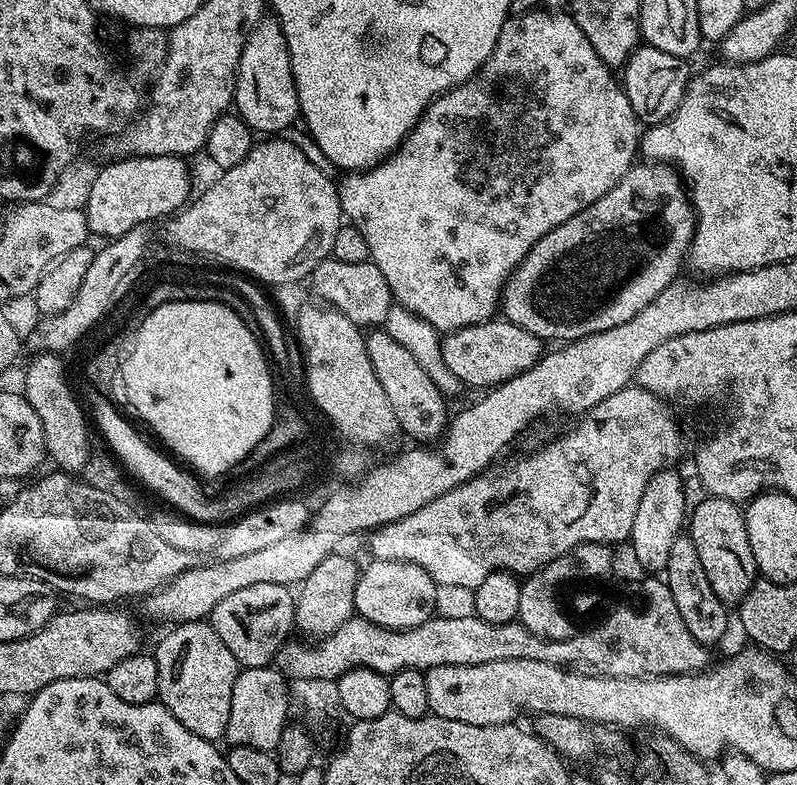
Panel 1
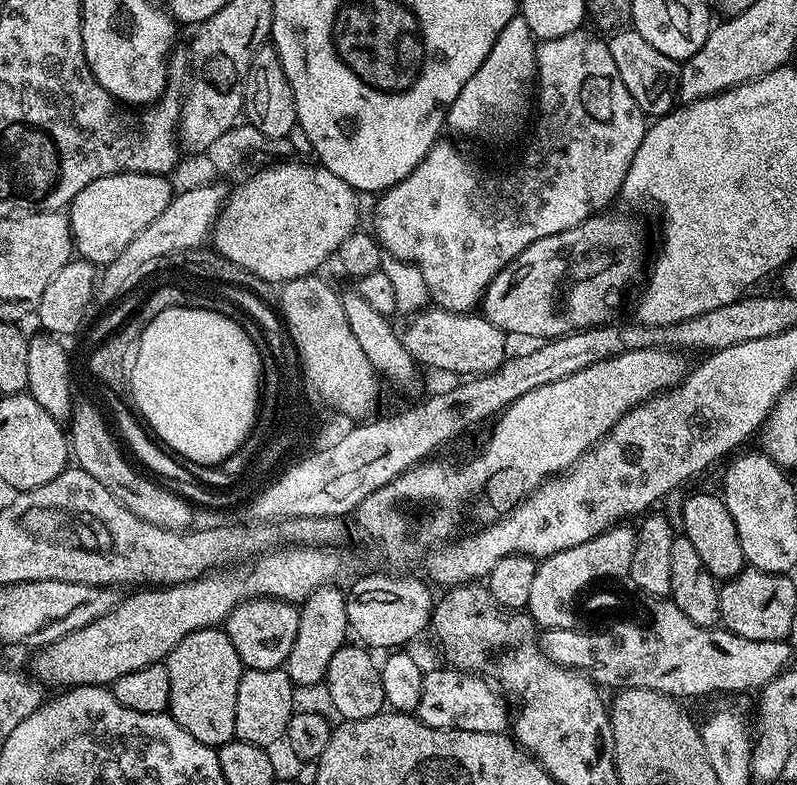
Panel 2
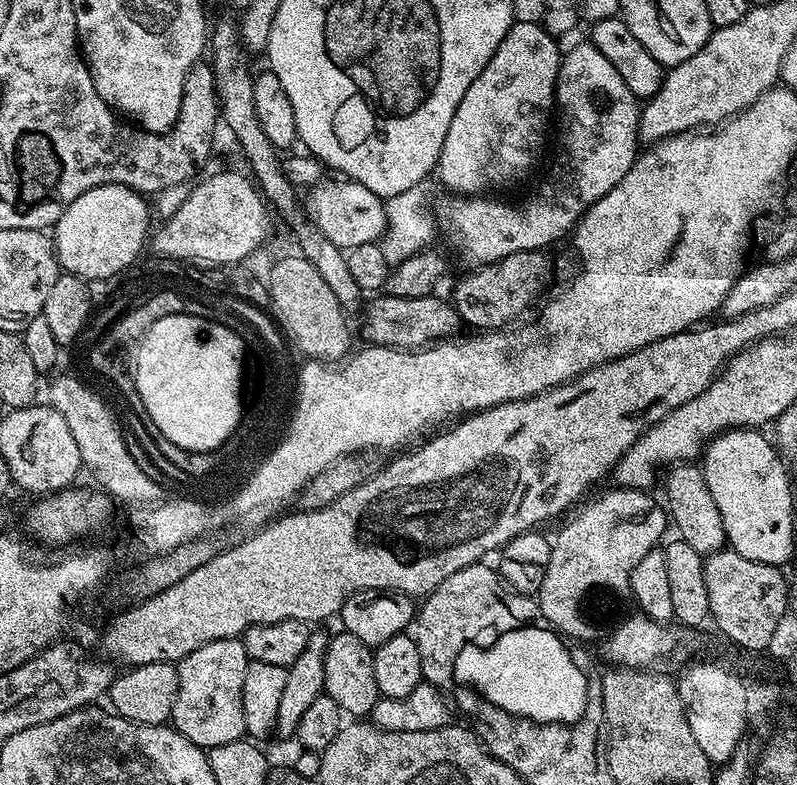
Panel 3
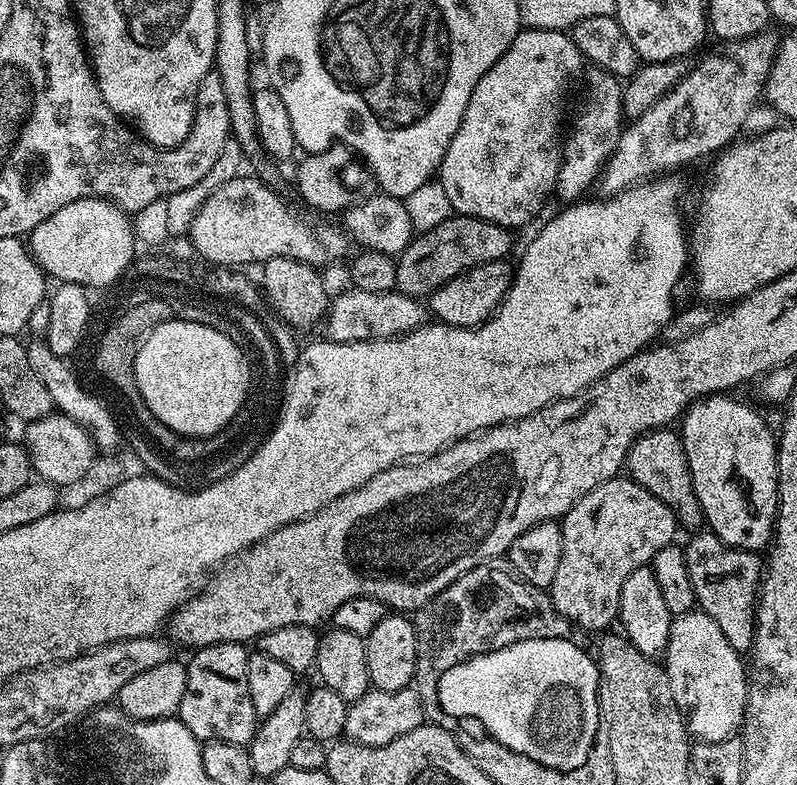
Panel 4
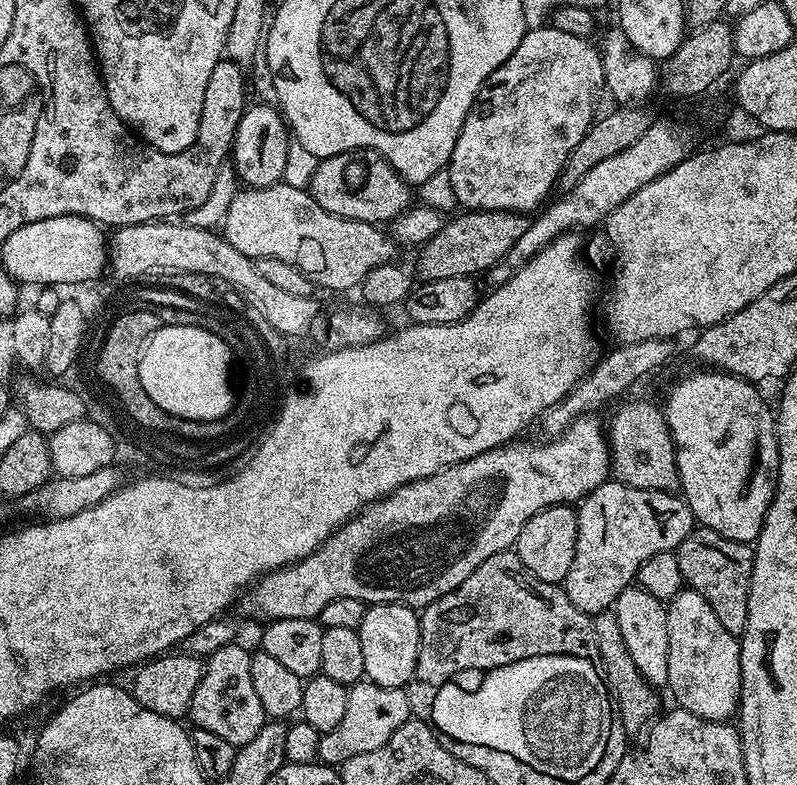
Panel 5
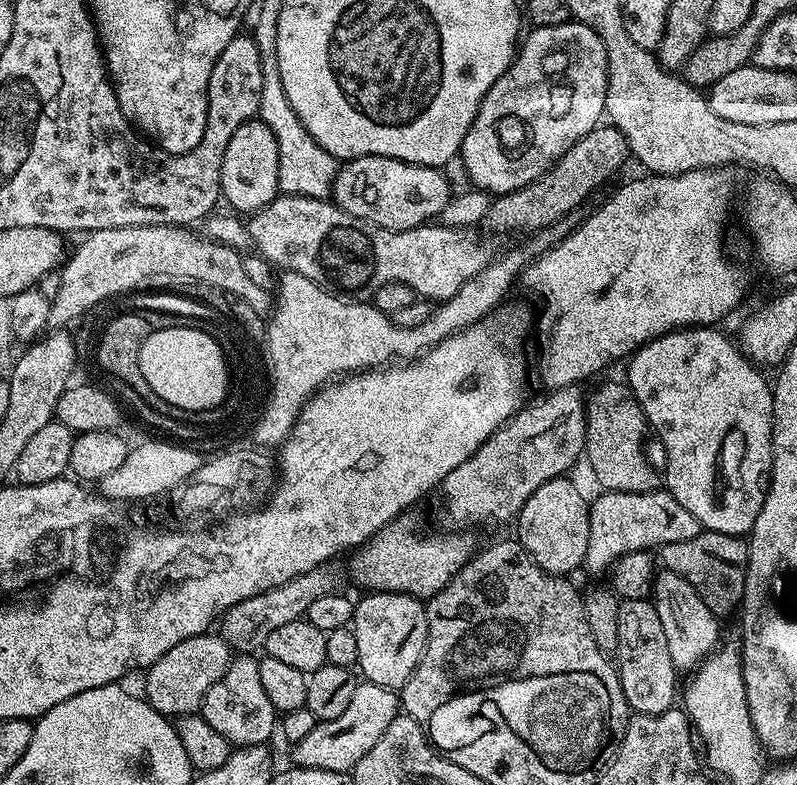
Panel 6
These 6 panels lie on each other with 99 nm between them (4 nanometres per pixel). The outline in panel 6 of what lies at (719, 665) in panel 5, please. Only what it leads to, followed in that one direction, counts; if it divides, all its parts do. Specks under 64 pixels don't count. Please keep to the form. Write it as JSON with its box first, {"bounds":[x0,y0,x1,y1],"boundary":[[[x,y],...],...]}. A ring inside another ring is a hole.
{"bounds":[652,571,721,673],"boundary":[[[657,571],[652,596],[658,610],[658,619],[662,622],[662,630],[666,630],[666,642],[670,646],[670,658],[674,666],[681,673],[691,673],[699,668],[700,663],[711,656],[721,643],[721,621],[710,610],[710,606],[706,606],[706,602],[698,598],[698,590],[694,590],[694,586],[690,586],[690,582],[686,582],[686,578],[676,572]]]}

